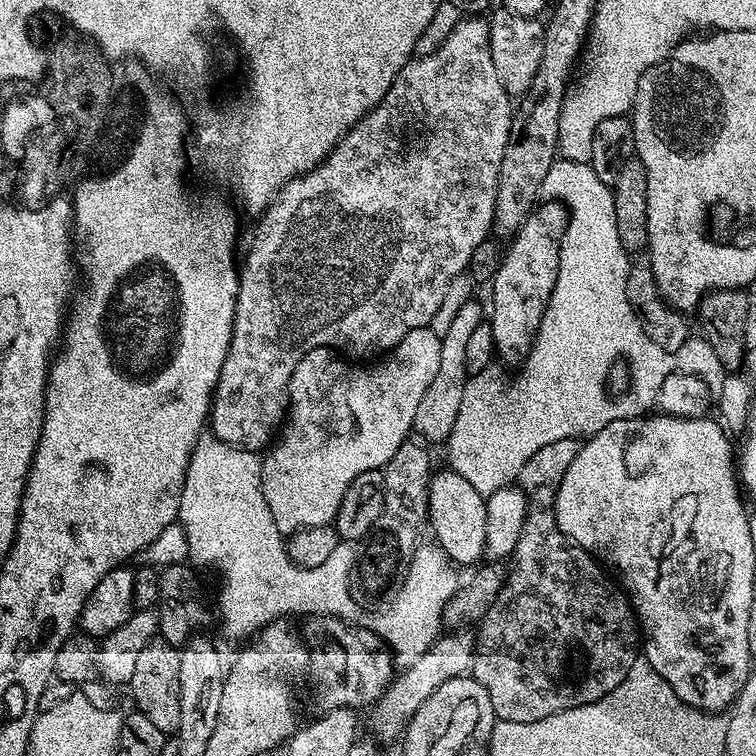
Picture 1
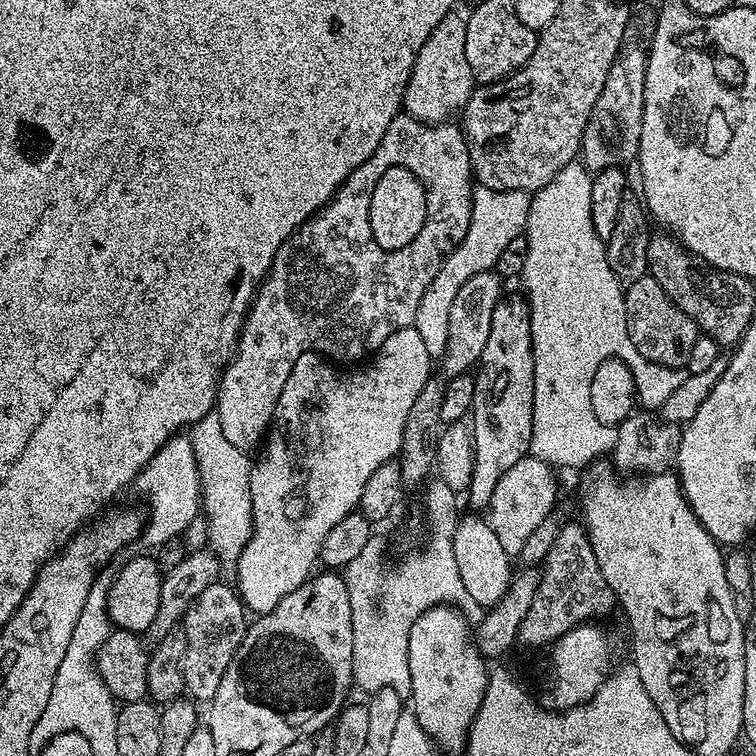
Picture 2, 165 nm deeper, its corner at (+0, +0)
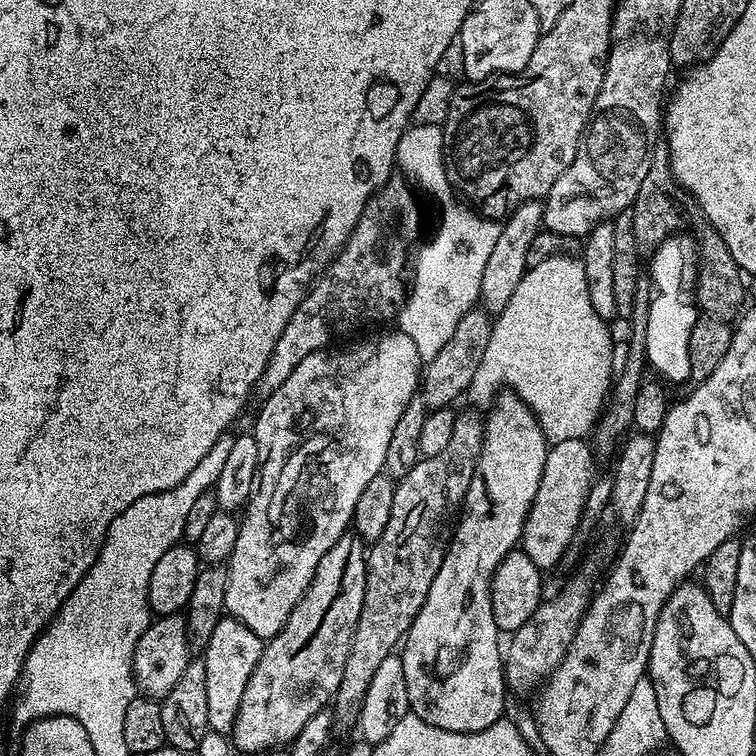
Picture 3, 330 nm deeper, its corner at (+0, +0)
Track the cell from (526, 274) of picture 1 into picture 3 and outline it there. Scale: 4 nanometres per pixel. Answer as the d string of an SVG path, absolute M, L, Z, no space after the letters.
M504 390L495 397L496 409L489 414L488 420L483 421L484 445L480 451L480 457L476 460L474 478L468 487L468 493L464 495L462 511L458 516L458 523L455 525L451 535L448 550L444 556L441 569L434 578L434 586L430 586L430 594L427 594L425 604L414 618L407 635L402 641L402 651L399 653L402 658L402 674L406 674L406 694L410 705L411 715L422 718L430 726L450 730L451 732L481 732L486 730L494 722L498 722L505 715L504 696L506 697L506 681L504 678L504 656L502 655L502 633L499 626L494 622L494 610L492 609L492 579L498 570L498 566L508 554L521 543L524 535L524 523L528 517L530 506L538 494L538 482L542 482L543 466L546 464L546 456L550 447L550 441L544 436L542 426L538 418L530 410L530 406L521 396L511 390Z

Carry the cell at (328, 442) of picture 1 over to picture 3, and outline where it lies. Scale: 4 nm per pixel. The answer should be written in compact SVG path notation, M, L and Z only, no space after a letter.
M393 330L385 336L380 336L377 340L368 340L365 344L356 344L353 348L340 348L337 352L333 350L321 350L306 354L298 366L278 386L278 390L271 392L263 401L264 405L260 408L260 413L256 416L256 445L260 455L260 467L256 473L256 484L252 488L252 497L248 499L246 507L242 512L242 519L239 521L237 530L237 544L234 546L233 554L226 561L228 569L228 585L226 586L226 598L224 607L227 615L234 617L238 622L242 622L254 634L261 638L271 638L286 626L286 618L294 610L294 606L304 597L304 591L312 585L314 574L318 570L318 562L349 531L354 506L358 506L358 498L362 498L362 490L374 477L384 472L384 463L386 462L386 446L390 446L390 438L394 438L394 426L398 423L398 418L402 418L402 412L406 410L408 403L417 395L418 389L422 384L422 361L418 348L414 344L414 339L404 332Z

